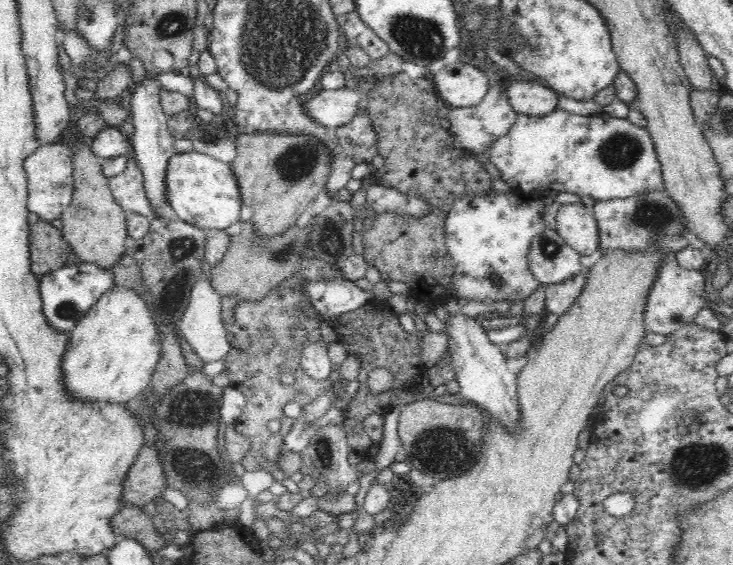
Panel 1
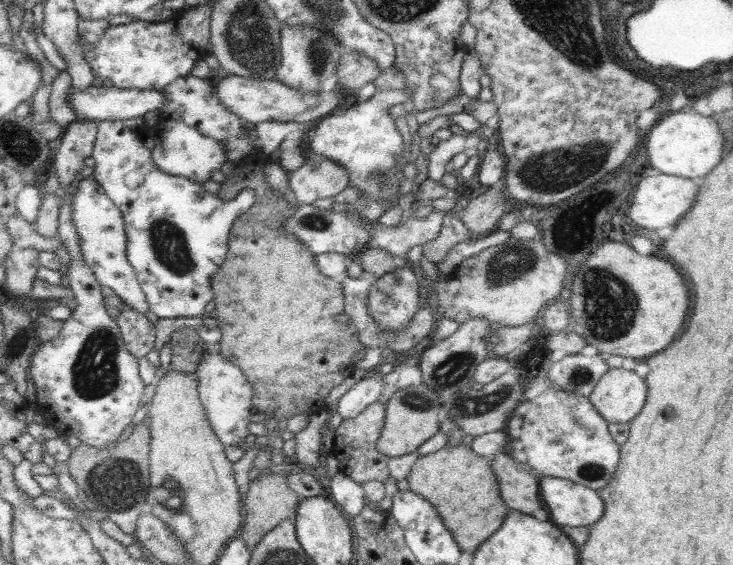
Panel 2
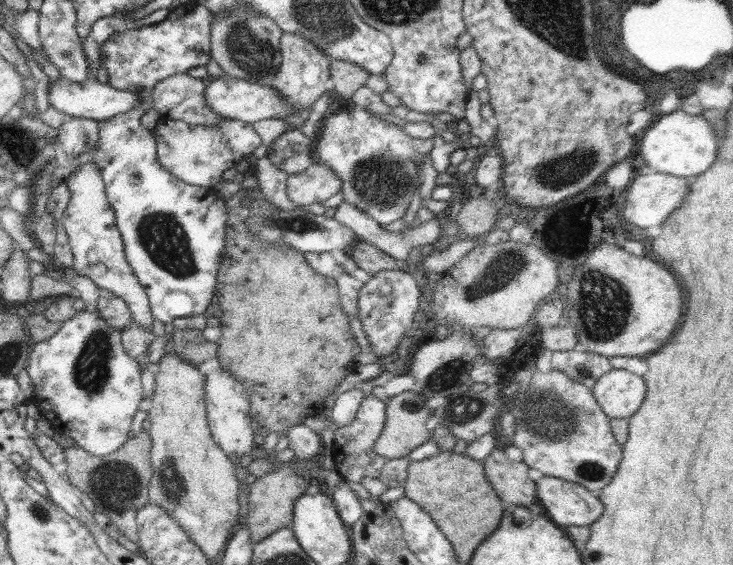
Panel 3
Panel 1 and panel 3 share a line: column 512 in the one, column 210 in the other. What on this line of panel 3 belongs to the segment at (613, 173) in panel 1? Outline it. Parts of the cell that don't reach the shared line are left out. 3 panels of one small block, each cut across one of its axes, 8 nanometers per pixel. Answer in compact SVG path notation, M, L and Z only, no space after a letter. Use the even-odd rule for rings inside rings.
M160 116L150 131L157 142L157 159L162 168L180 180L200 187L214 188L222 181L226 170L263 144L250 123L234 119L220 119L217 125L191 125L183 120Z

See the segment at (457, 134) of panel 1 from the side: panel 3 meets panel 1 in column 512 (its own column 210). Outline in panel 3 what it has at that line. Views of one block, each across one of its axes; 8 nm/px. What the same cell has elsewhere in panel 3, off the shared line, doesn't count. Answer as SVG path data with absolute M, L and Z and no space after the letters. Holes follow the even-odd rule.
M188 73L175 74L164 78L163 81L156 83L151 89L153 108L162 117L176 120L183 120L191 125L217 125L220 119L228 119L216 114L206 104L203 92L206 83L202 79L193 78Z

